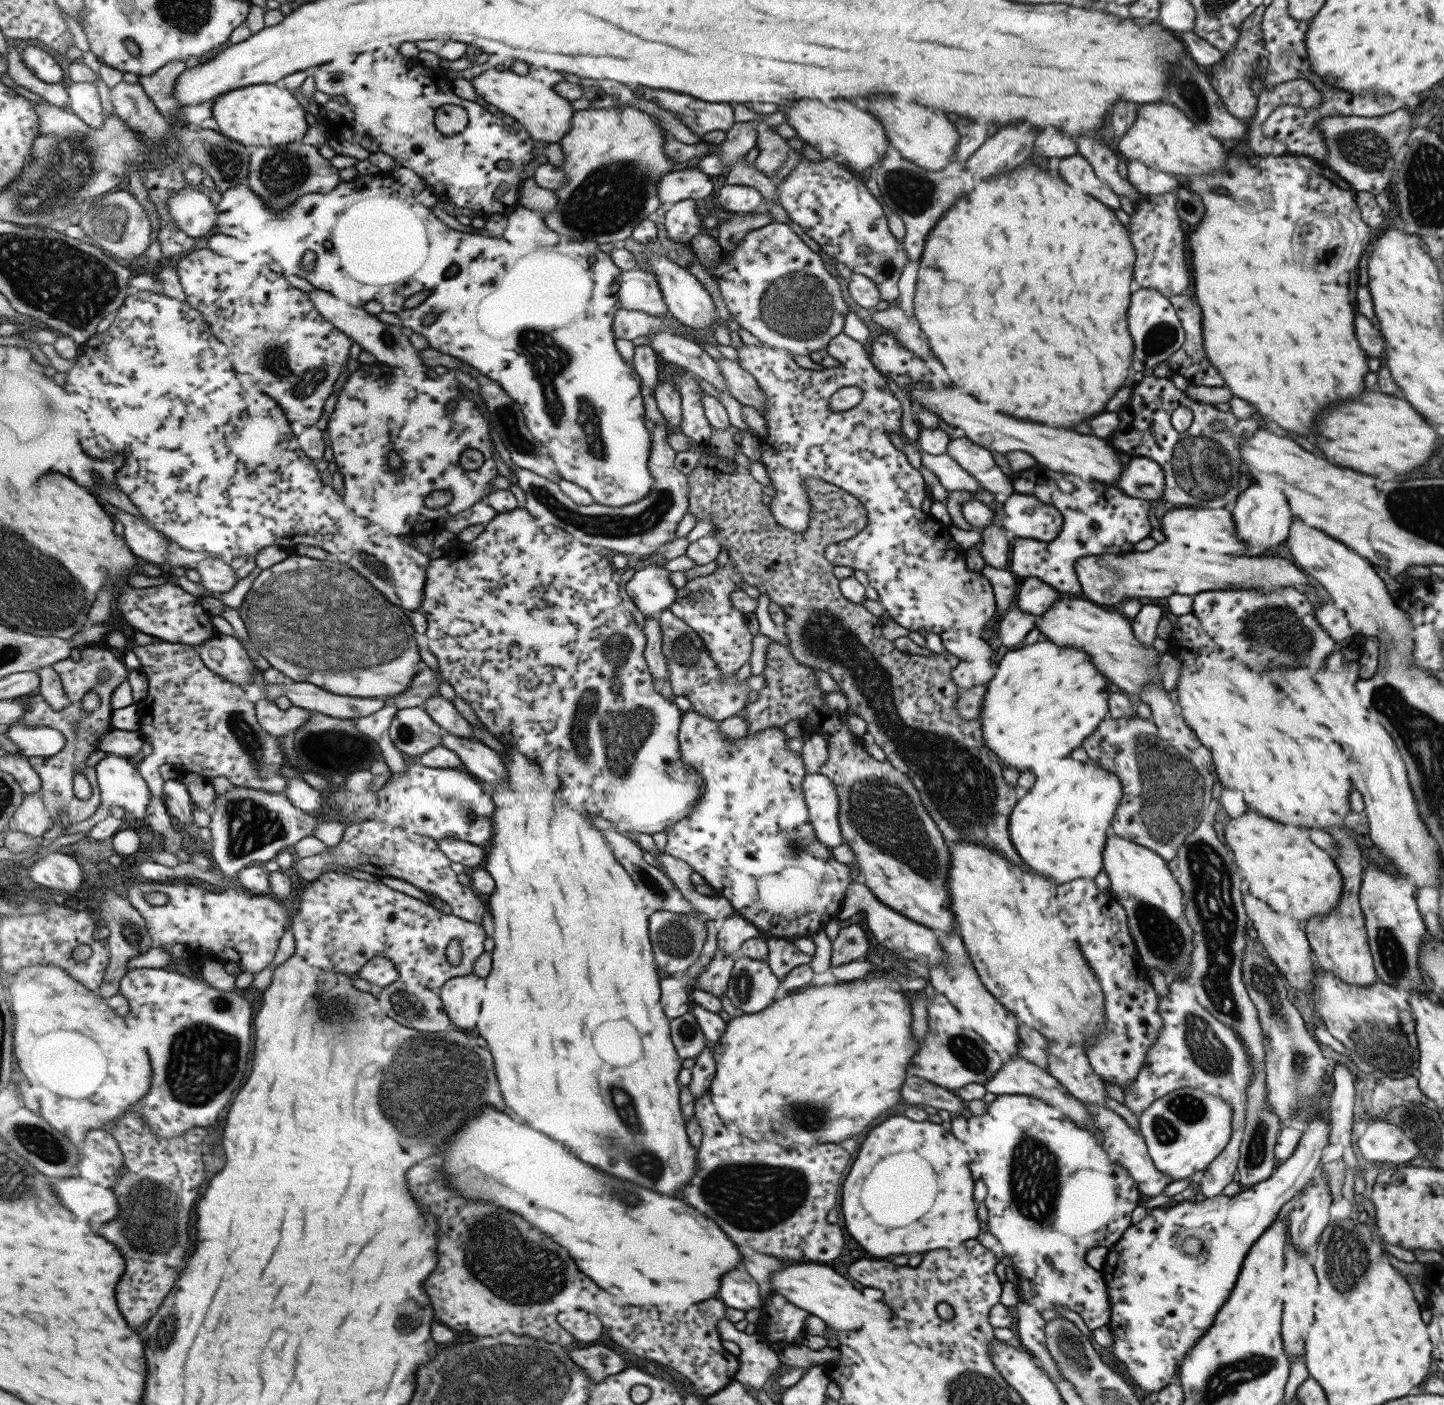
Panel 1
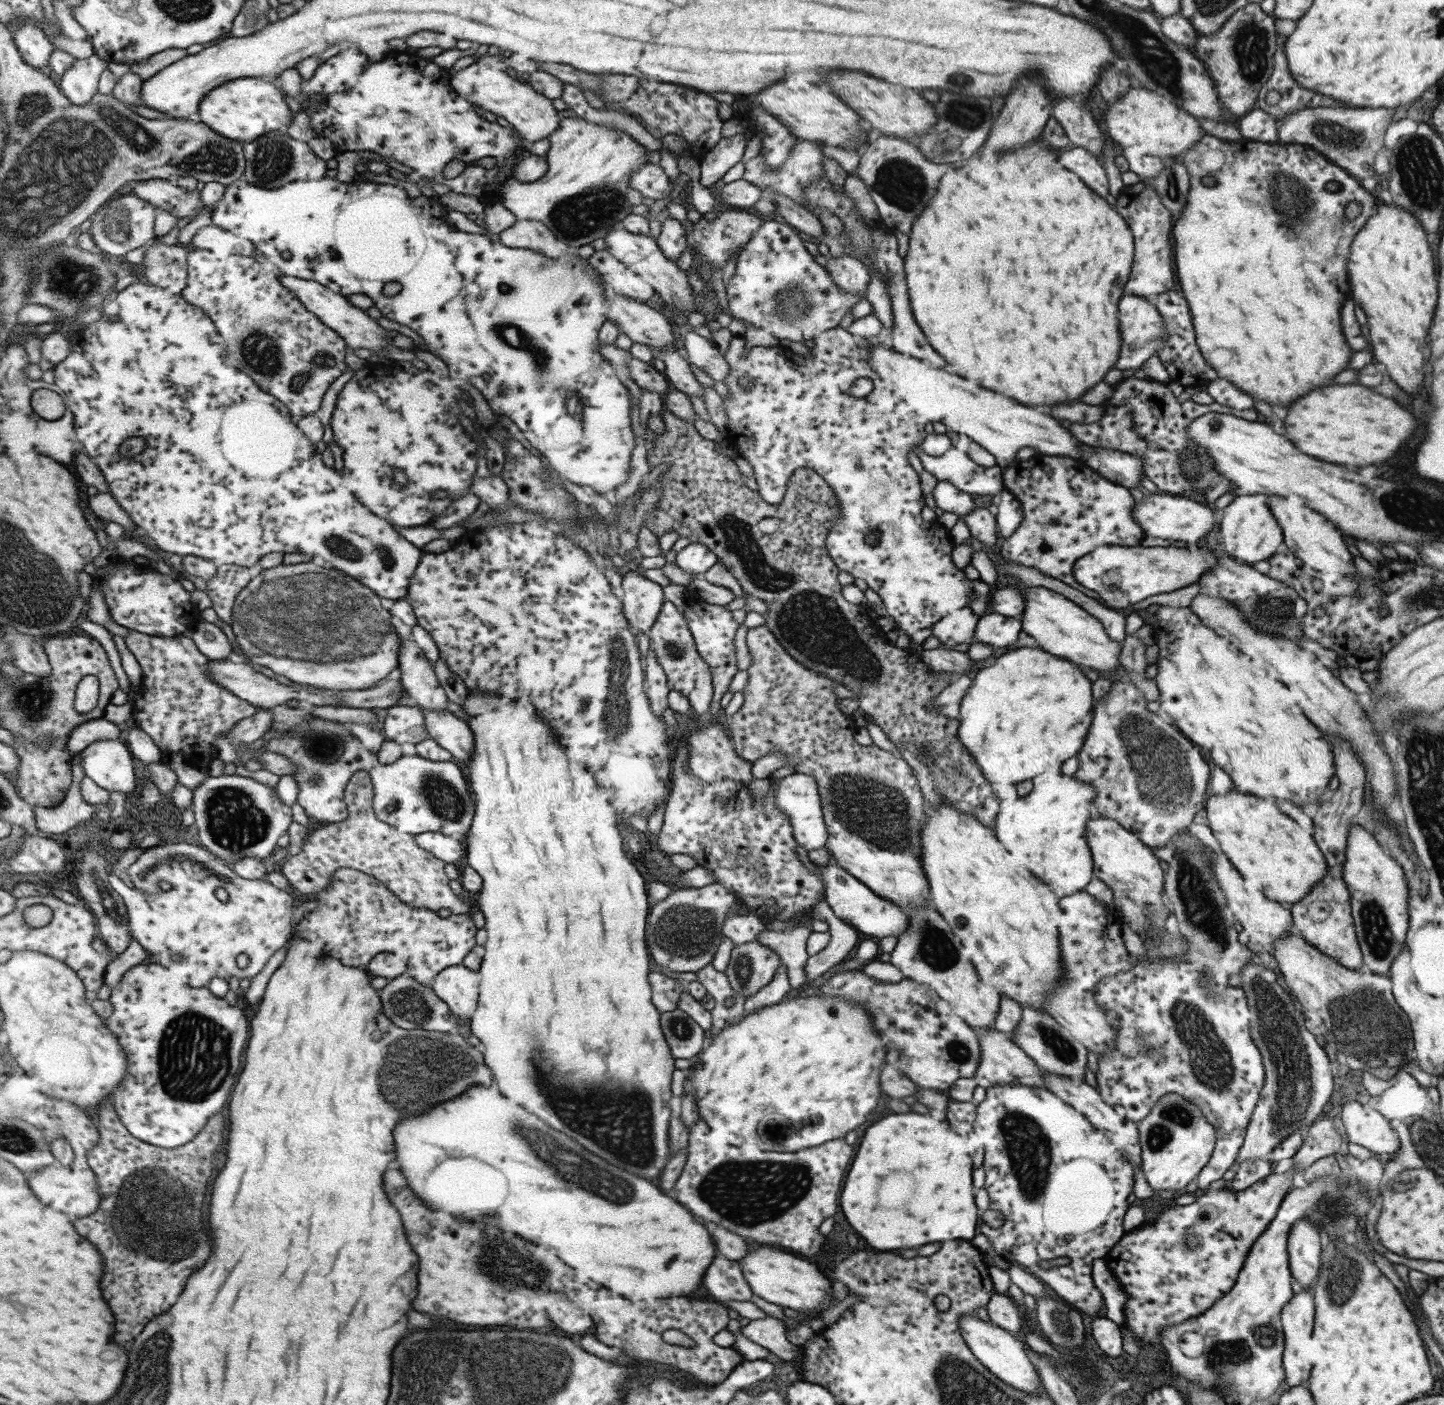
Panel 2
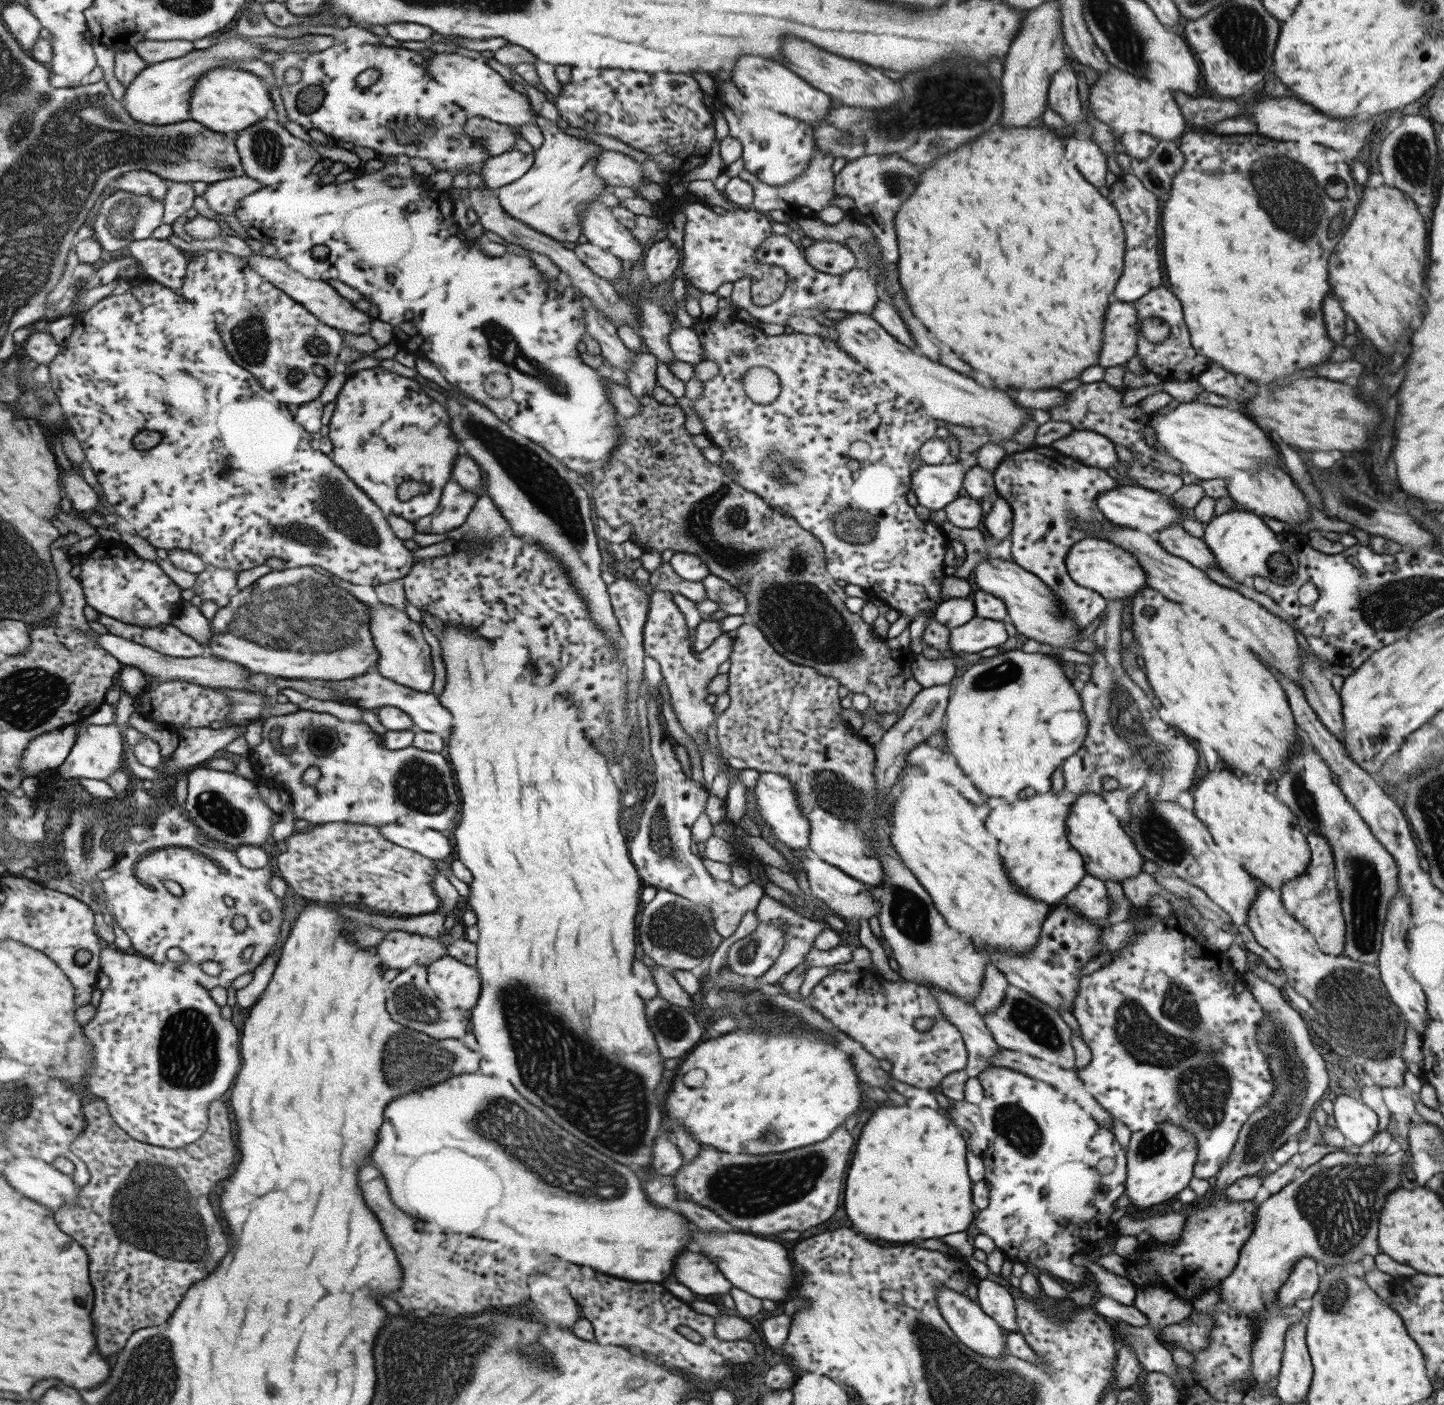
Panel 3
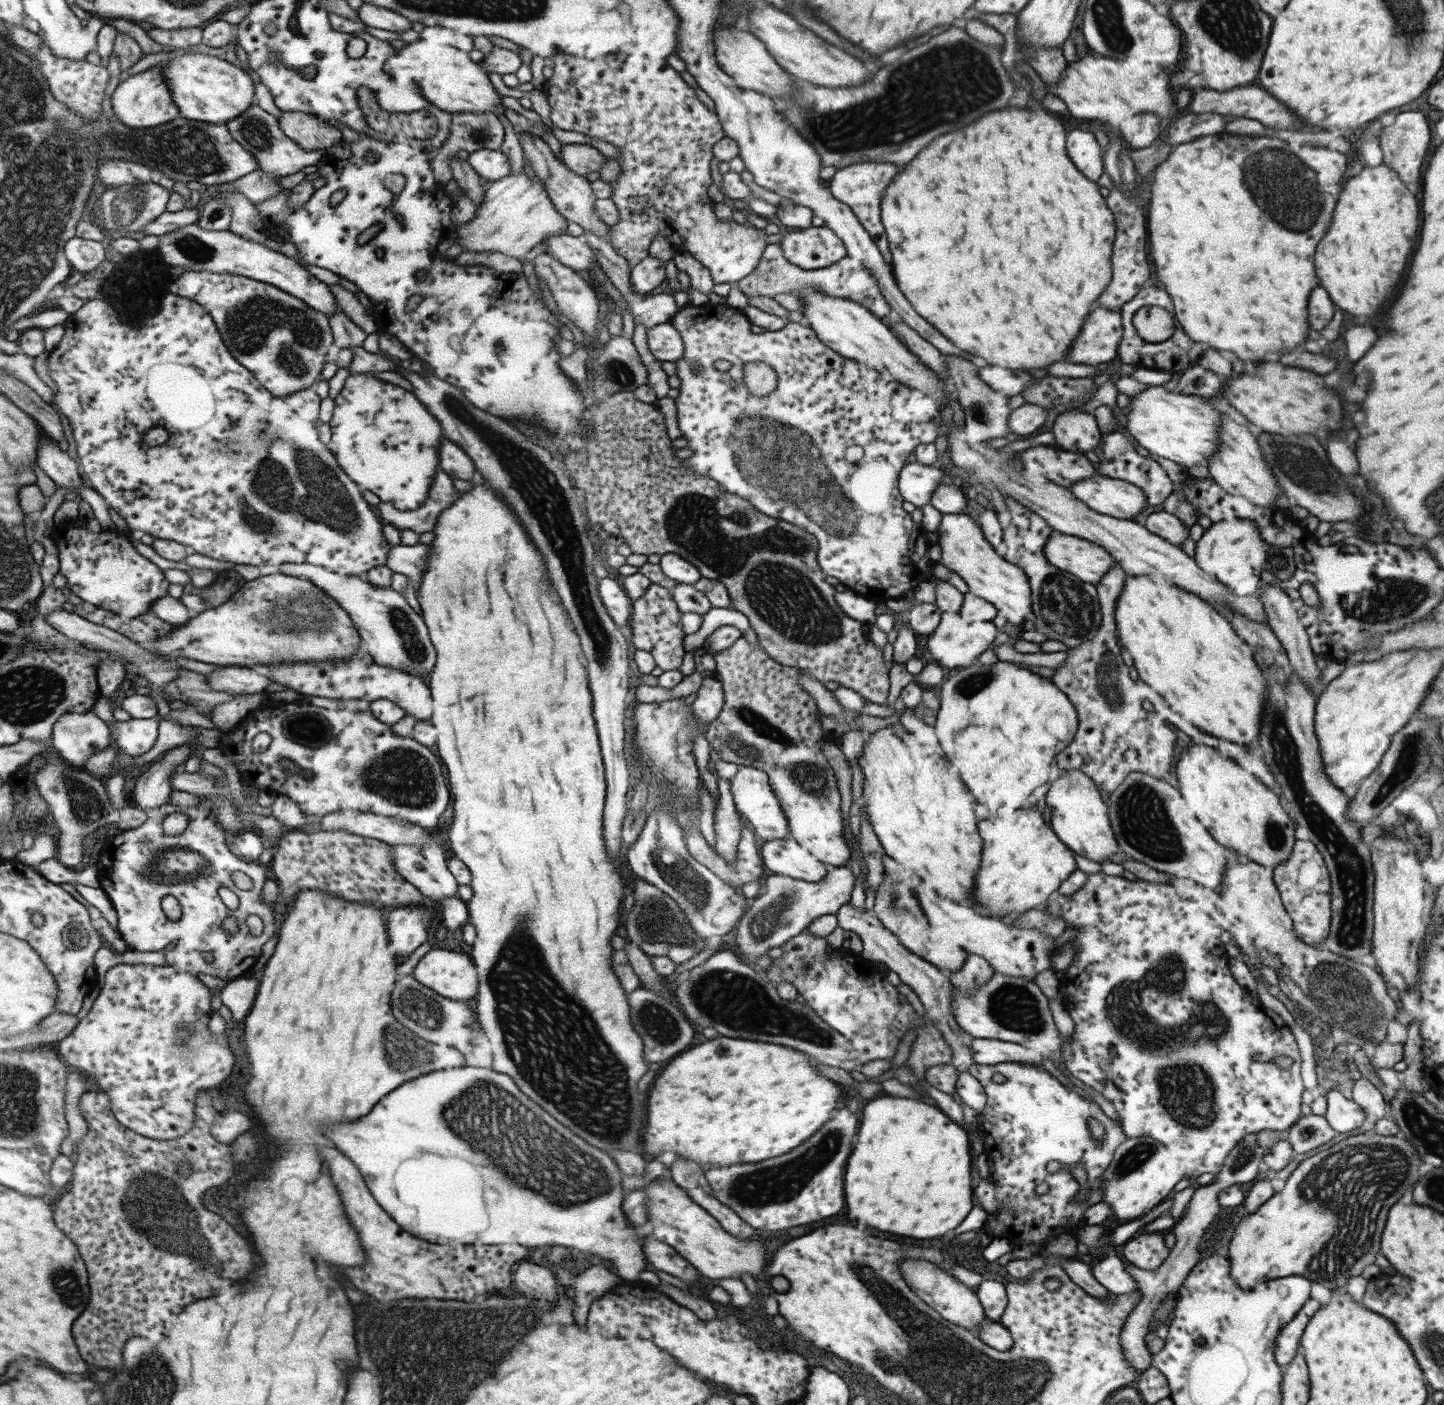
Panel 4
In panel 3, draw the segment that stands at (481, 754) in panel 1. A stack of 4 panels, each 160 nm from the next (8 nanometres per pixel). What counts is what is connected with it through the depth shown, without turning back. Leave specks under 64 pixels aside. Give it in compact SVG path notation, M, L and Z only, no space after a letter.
M373 667L365 674L353 677L352 679L329 680L329 682L324 681L324 684L336 690L337 693L340 693L342 699L345 699L345 702L351 702L351 704L361 711L361 721L355 722L356 724L369 724L373 728L373 732L376 729L384 731L379 716L375 715L376 712L370 713L368 711L371 709L375 711L377 708L382 708L383 706L393 706L407 712L418 730L439 733L444 738L446 744L448 744L452 733L453 715L452 712L449 712L449 709L441 705L440 697L431 694L431 692L419 692L420 690L399 684L383 676L378 671L378 667Z

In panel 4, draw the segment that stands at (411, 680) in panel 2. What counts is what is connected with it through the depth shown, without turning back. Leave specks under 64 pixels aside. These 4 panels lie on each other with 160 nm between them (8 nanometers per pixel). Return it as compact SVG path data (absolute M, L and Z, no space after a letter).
M286 563L280 566L281 573L312 581L323 589L329 597L339 601L339 605L352 617L353 623L364 642L364 649L380 664L401 669L406 673L427 676L435 668L437 652L429 638L429 628L423 622L423 616L415 612L409 602L397 590L381 588L369 584L364 577L345 576L339 572L331 572L327 568L315 564Z

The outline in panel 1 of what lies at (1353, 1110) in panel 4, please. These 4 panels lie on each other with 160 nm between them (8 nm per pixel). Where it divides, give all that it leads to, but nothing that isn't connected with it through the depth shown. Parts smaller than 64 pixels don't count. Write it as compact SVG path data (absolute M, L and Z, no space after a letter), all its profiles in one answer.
M1381 1119L1368 1120L1356 1143L1365 1160L1397 1166L1414 1158L1419 1152L1398 1126Z

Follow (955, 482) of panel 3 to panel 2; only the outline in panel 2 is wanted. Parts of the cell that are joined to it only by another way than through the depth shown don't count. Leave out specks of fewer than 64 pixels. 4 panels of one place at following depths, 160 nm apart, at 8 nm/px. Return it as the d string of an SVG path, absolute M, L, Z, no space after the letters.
M938 480L931 490L935 506L942 512L952 512L957 517L968 513L973 507L971 495L961 492L950 482Z

